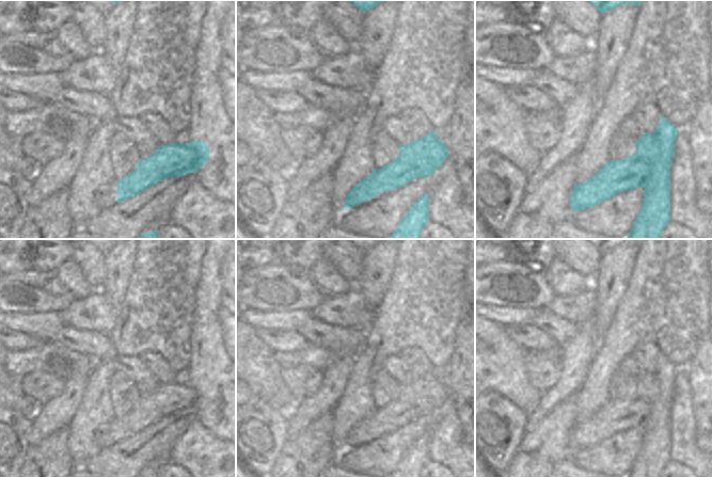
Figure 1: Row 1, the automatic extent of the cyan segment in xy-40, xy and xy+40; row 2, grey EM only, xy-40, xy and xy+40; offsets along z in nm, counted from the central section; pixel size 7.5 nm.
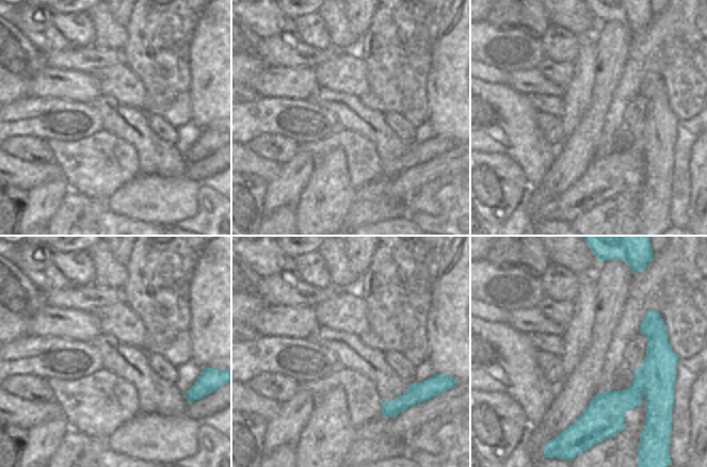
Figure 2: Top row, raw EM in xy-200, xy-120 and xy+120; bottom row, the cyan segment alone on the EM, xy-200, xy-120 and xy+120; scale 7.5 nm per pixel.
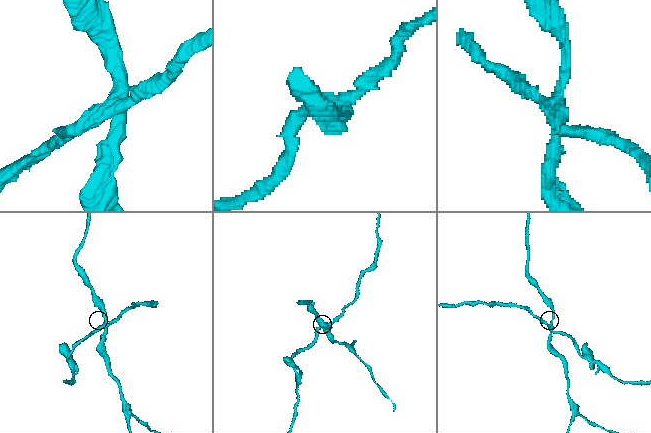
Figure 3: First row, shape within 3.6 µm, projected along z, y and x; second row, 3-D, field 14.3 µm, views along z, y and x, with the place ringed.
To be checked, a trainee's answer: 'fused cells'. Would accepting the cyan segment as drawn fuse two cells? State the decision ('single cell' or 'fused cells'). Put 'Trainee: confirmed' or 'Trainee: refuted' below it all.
fused cells
Trainee: confirmed

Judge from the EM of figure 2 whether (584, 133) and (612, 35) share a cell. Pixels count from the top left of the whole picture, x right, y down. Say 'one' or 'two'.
one

